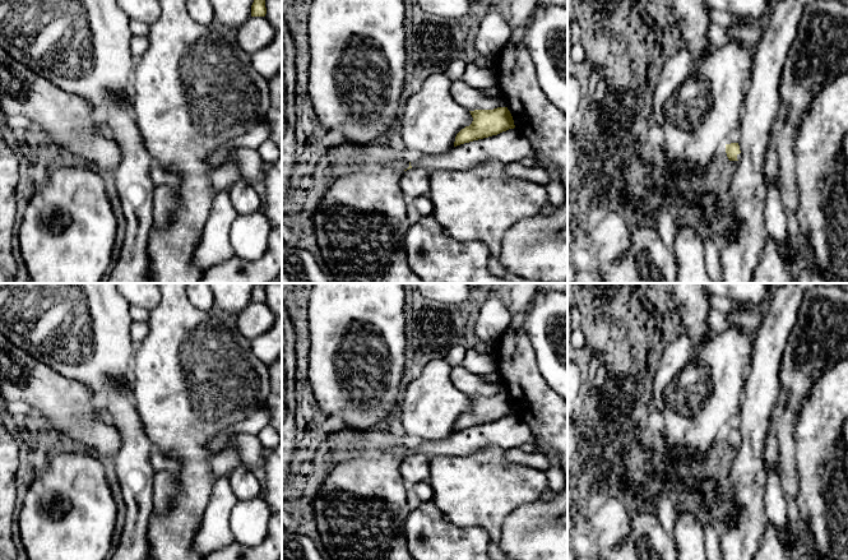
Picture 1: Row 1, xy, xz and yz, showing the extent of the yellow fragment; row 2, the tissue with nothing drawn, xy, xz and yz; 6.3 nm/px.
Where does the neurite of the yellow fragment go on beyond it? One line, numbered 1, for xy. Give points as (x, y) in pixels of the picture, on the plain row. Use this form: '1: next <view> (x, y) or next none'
1: next none

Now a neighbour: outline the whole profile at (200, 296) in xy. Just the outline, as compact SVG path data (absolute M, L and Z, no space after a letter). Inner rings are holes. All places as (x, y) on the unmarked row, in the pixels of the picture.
M187 283L186 295L196 309L214 311L214 297L209 283Z

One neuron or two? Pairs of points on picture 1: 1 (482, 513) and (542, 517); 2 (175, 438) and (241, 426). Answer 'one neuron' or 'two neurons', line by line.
1: two neurons
2: two neurons

